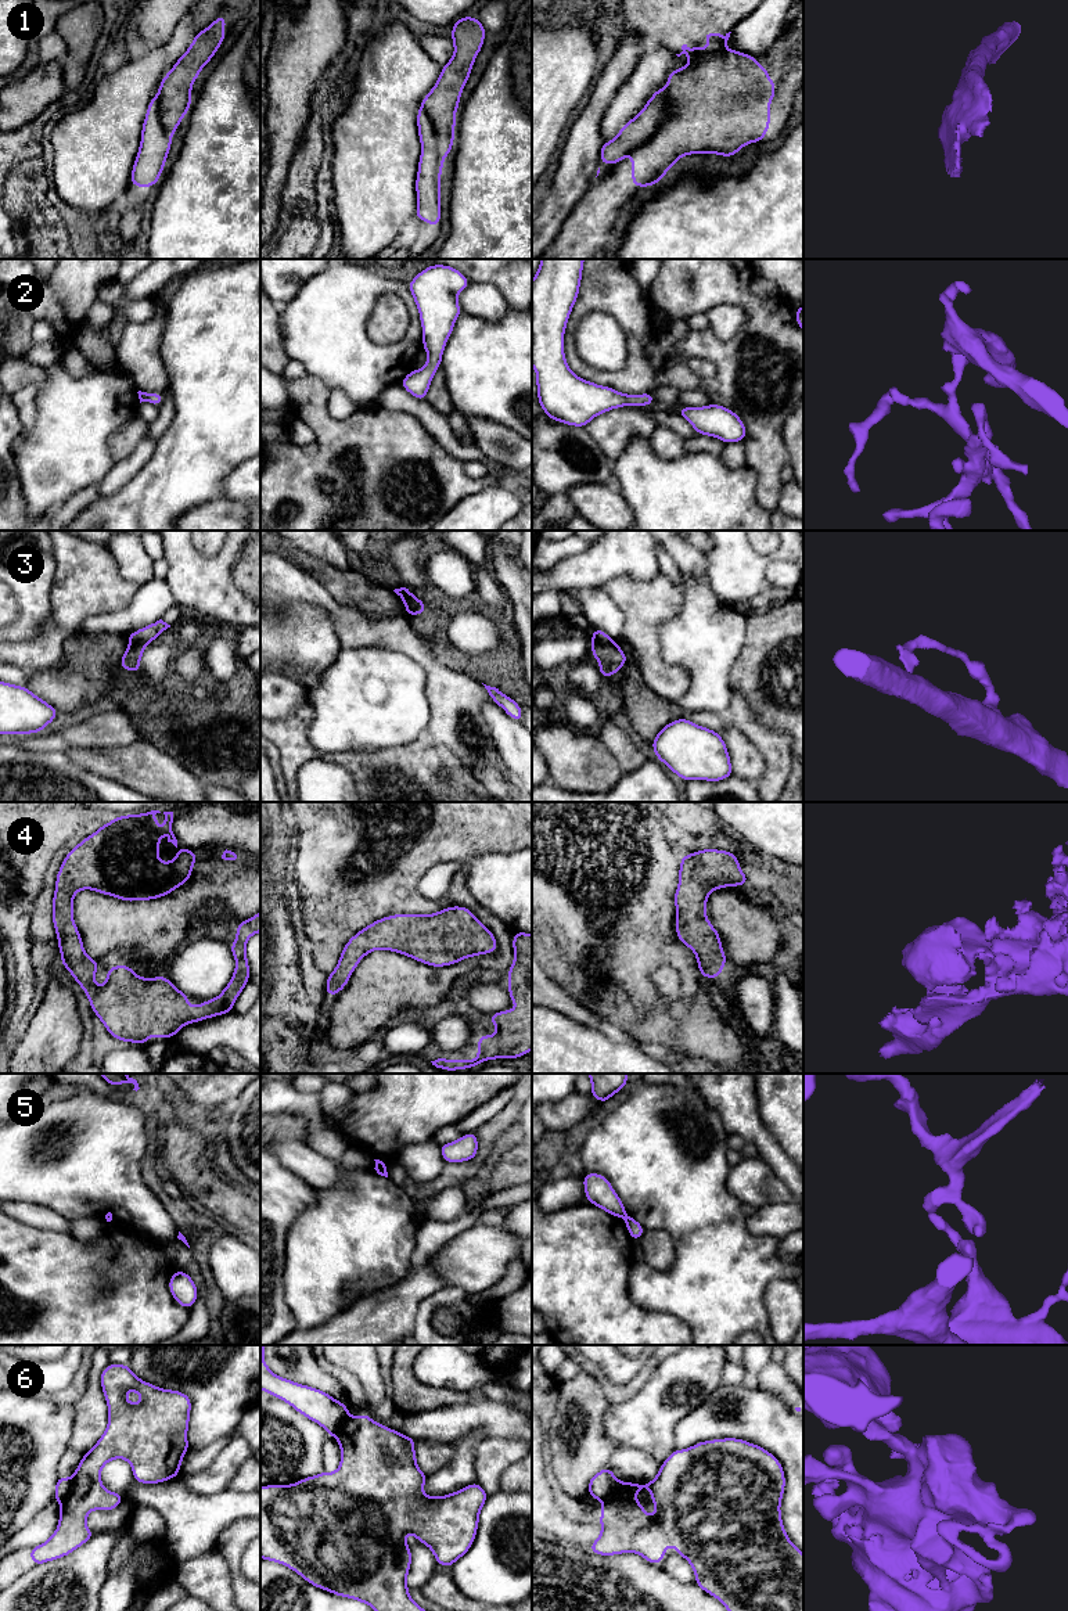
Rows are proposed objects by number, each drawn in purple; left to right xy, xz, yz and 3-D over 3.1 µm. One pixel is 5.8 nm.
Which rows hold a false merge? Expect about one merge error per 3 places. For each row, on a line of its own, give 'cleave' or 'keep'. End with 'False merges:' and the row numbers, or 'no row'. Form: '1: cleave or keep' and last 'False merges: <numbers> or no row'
1: cleave
2: keep
3: cleave
4: keep
5: cleave
6: cleave
False merges: 1, 3, 5, 6

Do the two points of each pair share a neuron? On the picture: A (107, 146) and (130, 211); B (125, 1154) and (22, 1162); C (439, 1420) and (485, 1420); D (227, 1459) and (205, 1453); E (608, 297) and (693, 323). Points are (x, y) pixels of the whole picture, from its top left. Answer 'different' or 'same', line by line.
A: different
B: same
C: same
D: different
E: different

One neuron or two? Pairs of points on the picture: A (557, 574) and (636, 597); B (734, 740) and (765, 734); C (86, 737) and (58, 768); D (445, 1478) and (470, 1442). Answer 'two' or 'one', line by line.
A: two
B: two
C: two
D: one

